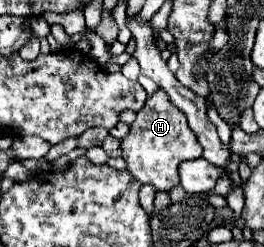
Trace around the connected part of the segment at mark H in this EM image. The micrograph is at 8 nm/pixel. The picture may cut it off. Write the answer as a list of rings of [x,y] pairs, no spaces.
[[[161,88],[153,96],[149,96],[145,108],[137,112],[129,134],[121,140],[121,150],[131,176],[141,184],[153,184],[157,190],[171,190],[173,186],[177,186],[177,166],[185,160],[199,158],[203,152],[201,144],[197,144],[197,136],[193,136],[193,130],[187,126],[185,114],[169,104],[169,96],[165,96]]]

